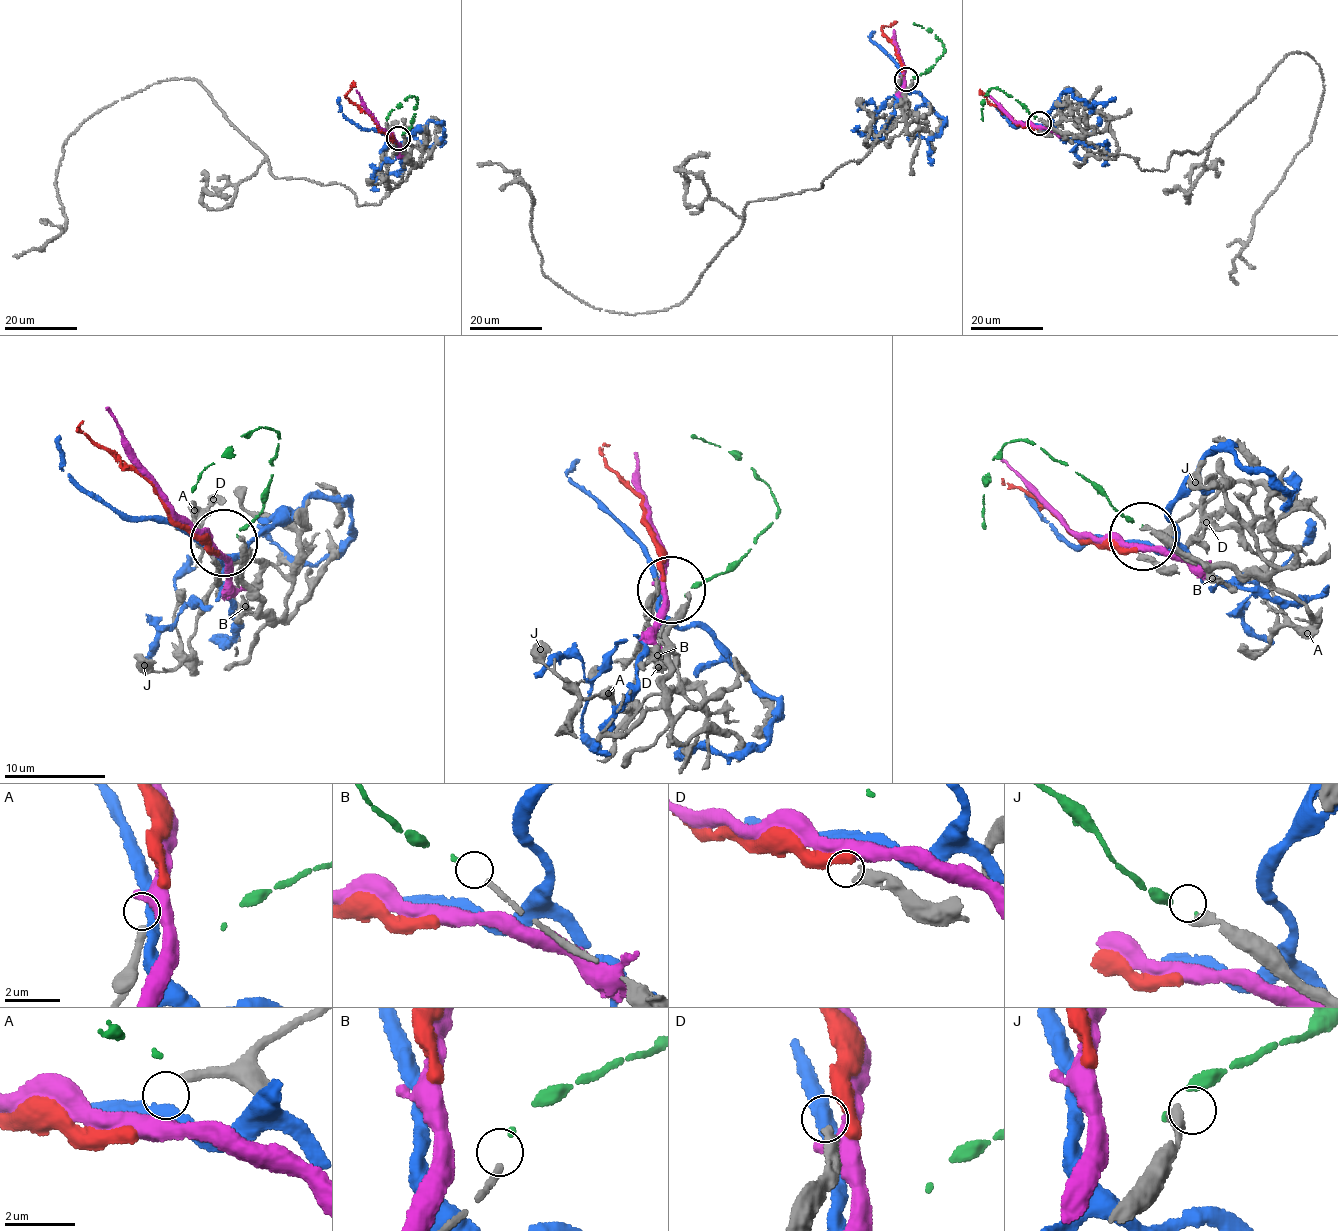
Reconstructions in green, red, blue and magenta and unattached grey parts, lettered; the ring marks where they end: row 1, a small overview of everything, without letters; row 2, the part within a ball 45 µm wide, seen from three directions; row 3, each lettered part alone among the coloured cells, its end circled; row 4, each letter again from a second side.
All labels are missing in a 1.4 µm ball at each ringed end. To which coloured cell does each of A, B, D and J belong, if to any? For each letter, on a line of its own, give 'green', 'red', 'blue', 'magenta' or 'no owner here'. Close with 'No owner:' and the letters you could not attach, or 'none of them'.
A: magenta
B: green
D: no owner here
J: no owner here
No owner: D, J

